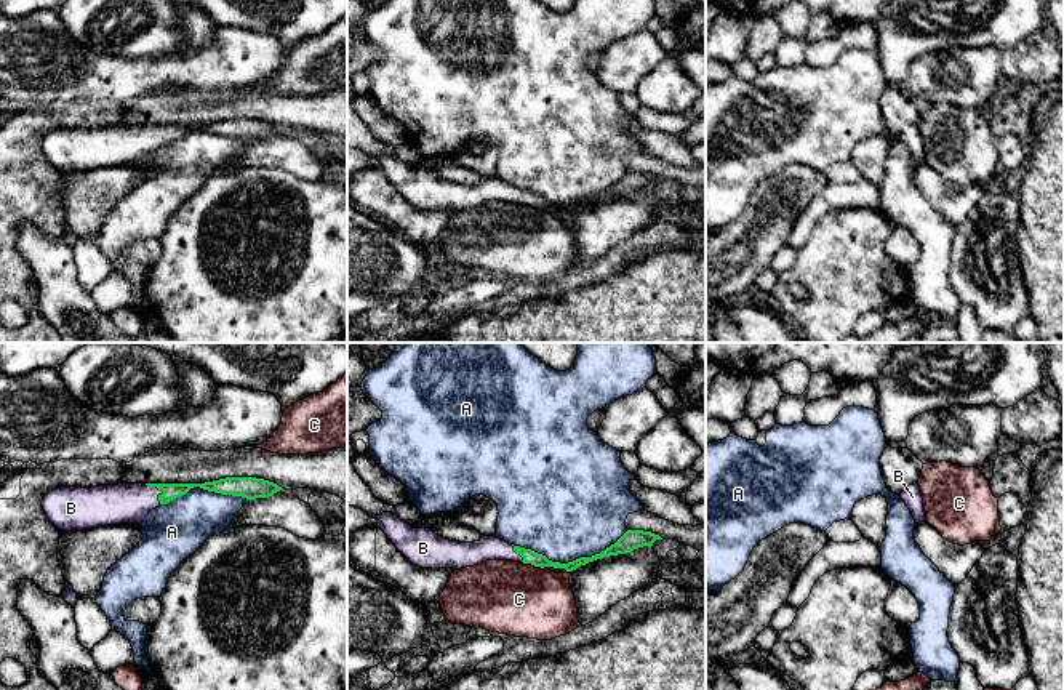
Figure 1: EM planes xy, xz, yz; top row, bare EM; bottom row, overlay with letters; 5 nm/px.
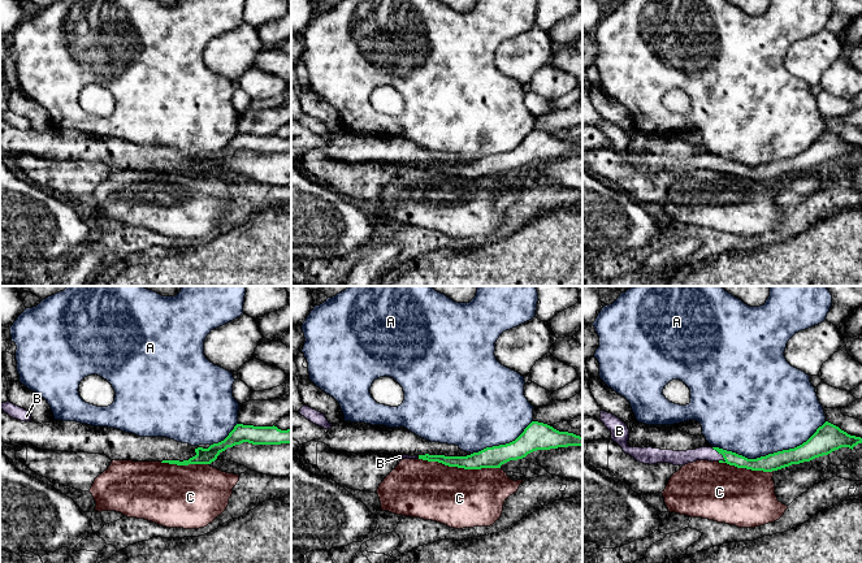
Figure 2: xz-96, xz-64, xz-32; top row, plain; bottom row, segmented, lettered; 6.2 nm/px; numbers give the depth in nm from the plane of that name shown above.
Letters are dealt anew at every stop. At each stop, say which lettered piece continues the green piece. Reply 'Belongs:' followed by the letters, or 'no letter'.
Belongs: B

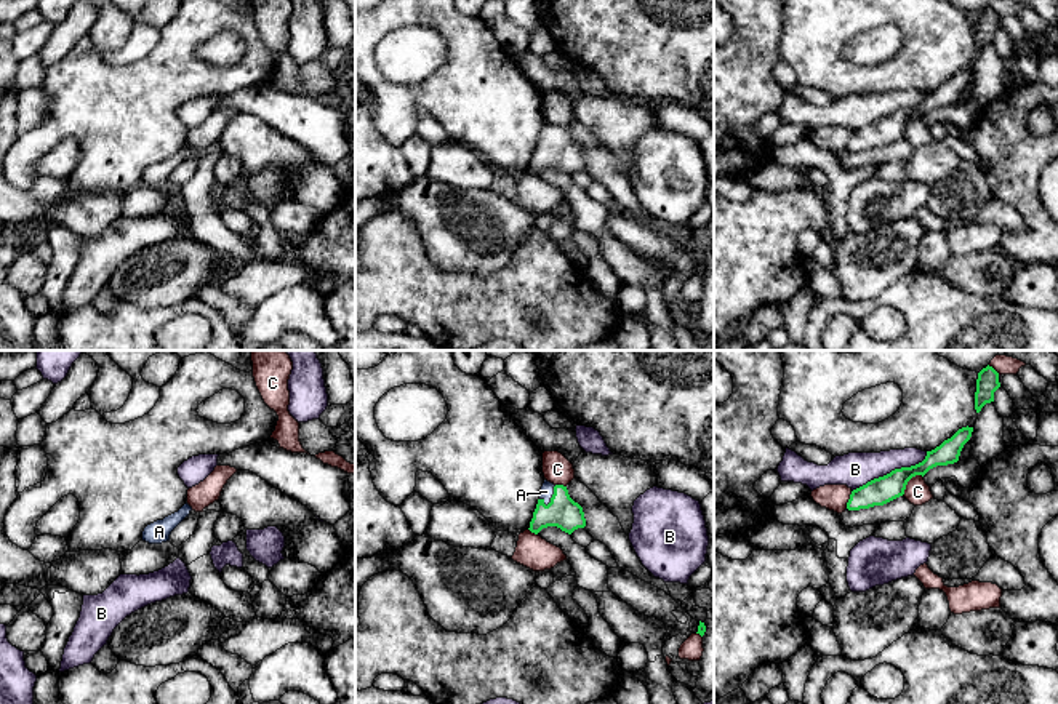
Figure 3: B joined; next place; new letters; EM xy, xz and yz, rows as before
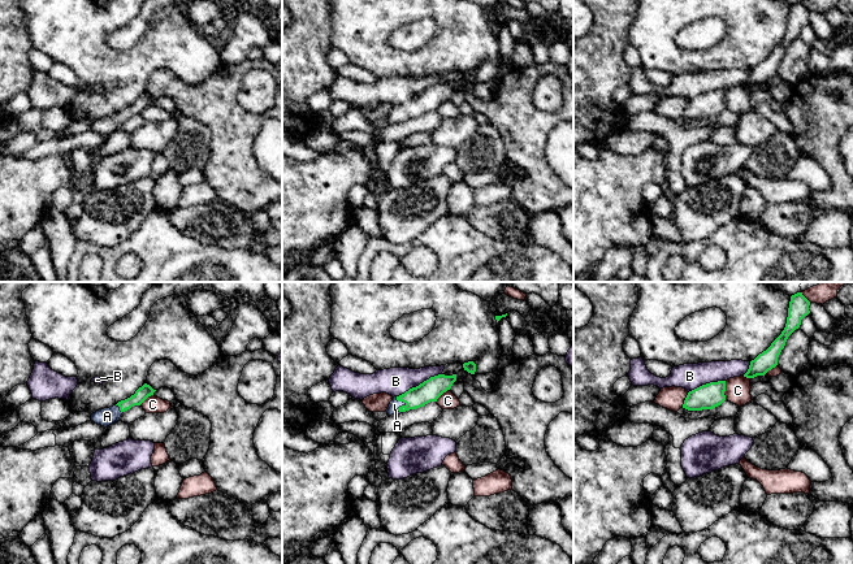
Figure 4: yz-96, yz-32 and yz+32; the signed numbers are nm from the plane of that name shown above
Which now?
Belongs: A

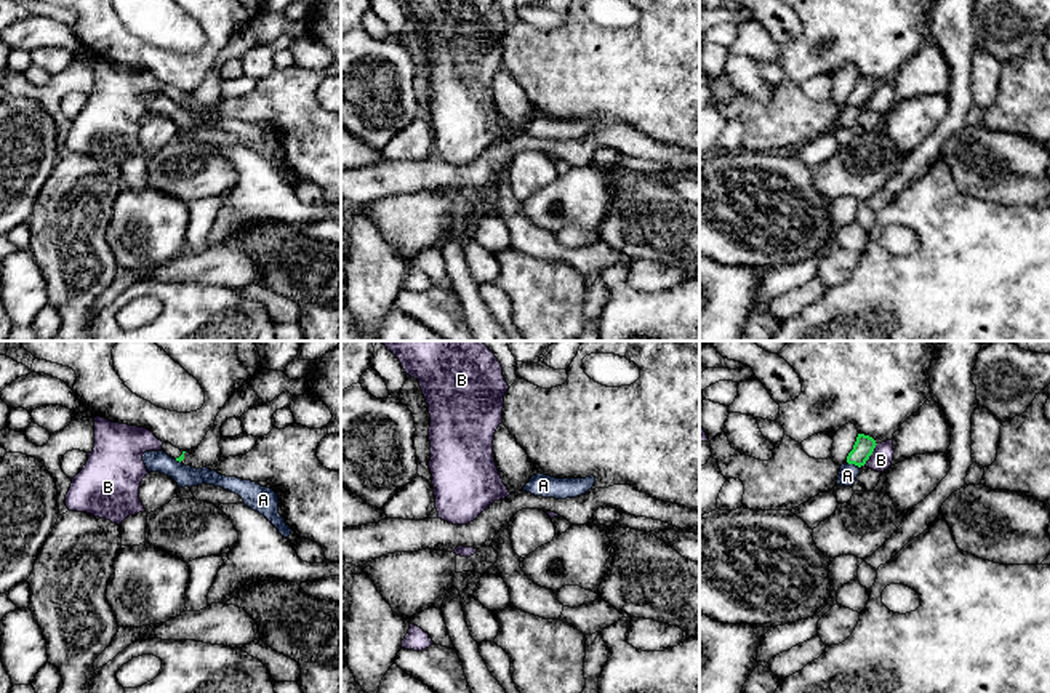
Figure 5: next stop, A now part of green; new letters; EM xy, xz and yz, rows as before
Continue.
Belongs: no letter

